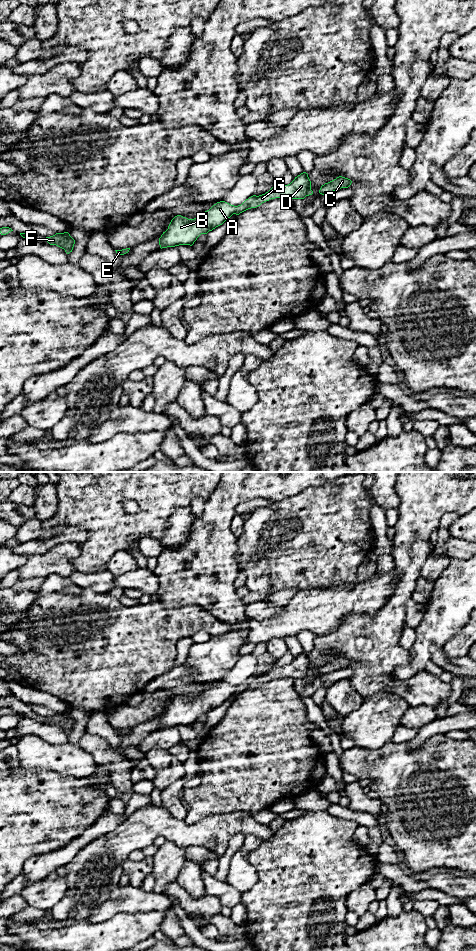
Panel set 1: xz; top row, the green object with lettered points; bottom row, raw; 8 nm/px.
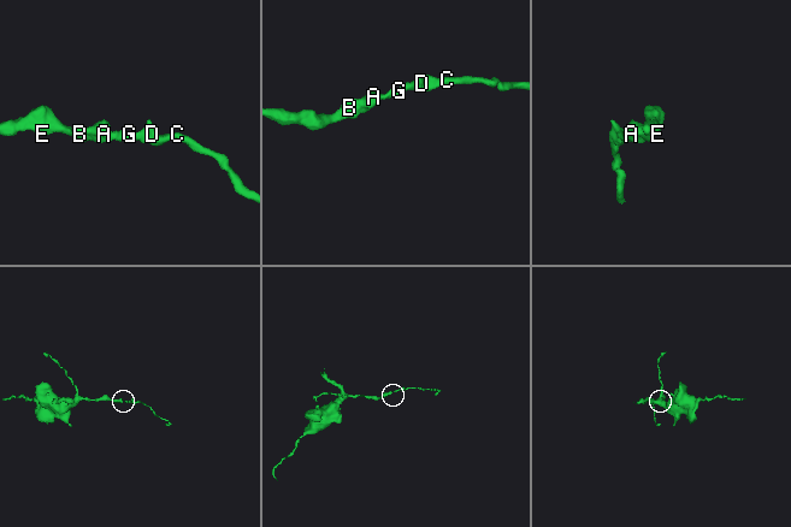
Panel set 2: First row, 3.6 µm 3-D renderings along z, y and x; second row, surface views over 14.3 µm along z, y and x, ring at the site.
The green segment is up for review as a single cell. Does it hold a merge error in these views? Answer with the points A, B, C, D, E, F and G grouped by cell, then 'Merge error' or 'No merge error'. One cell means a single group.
Groups: A B C D E F G. No merge error

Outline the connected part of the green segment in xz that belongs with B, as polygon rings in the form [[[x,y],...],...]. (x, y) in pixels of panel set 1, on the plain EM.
[[[306,652],[301,653],[288,665],[283,667],[273,666],[265,674],[253,675],[241,685],[234,686],[225,681],[214,684],[209,690],[199,697],[188,699],[181,695],[175,696],[168,709],[159,718],[160,728],[175,727],[179,725],[192,726],[201,714],[207,714],[222,705],[233,694],[240,693],[260,686],[262,683],[275,678],[304,679],[312,675],[311,661]]]

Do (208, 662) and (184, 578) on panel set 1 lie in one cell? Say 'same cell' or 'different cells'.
same cell

